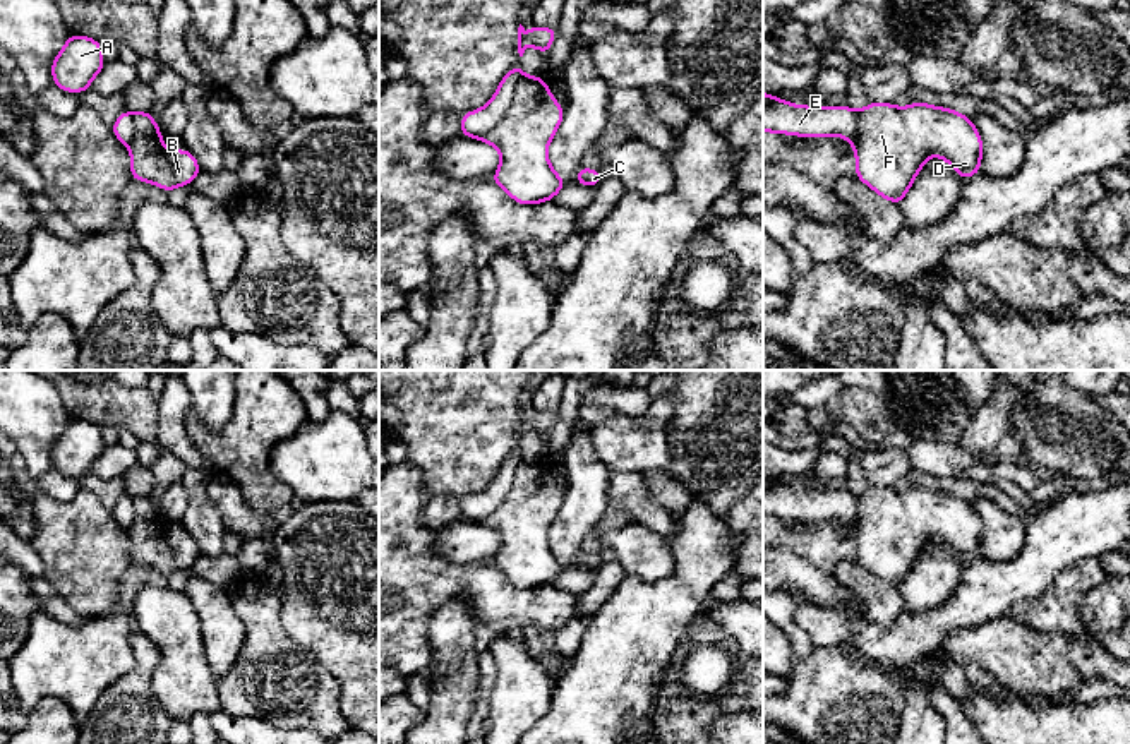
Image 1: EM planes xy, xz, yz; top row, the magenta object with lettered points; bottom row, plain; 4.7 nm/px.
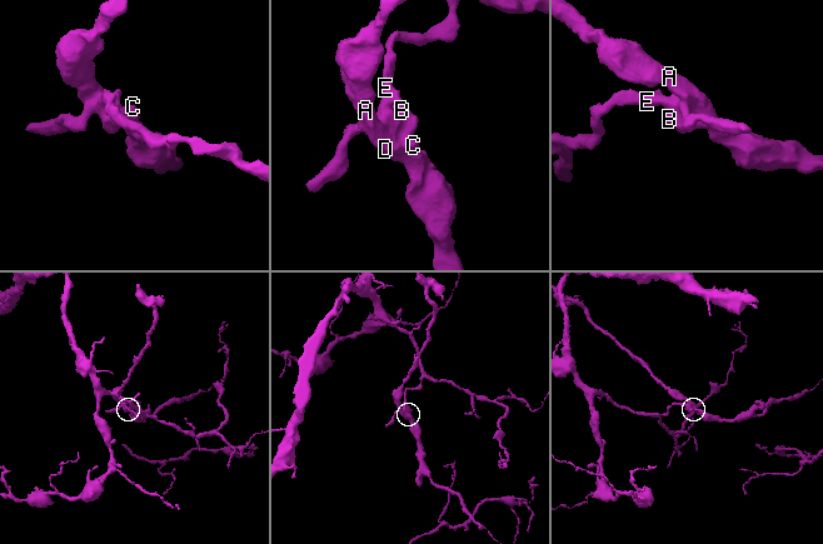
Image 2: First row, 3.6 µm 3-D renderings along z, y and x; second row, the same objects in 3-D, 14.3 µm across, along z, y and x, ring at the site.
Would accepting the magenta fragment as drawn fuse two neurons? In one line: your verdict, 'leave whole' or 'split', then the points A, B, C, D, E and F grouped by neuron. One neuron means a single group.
split; groups A B C D F / E

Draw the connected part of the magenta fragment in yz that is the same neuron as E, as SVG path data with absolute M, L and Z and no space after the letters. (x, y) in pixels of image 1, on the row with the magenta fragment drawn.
M763 93L763 132L804 137L859 137L859 113L842 106L797 106Z

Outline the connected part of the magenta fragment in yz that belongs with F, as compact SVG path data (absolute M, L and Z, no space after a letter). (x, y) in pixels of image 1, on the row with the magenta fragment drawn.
M868 103L859 111L859 125L859 137L852 142L856 177L890 202L902 202L929 156L941 156L962 180L981 171L981 135L972 120L955 110L926 103L912 103L902 110L893 103Z

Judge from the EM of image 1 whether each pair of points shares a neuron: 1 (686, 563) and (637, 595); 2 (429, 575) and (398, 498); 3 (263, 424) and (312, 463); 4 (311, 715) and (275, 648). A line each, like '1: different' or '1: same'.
1: same
2: same
3: different
4: same

